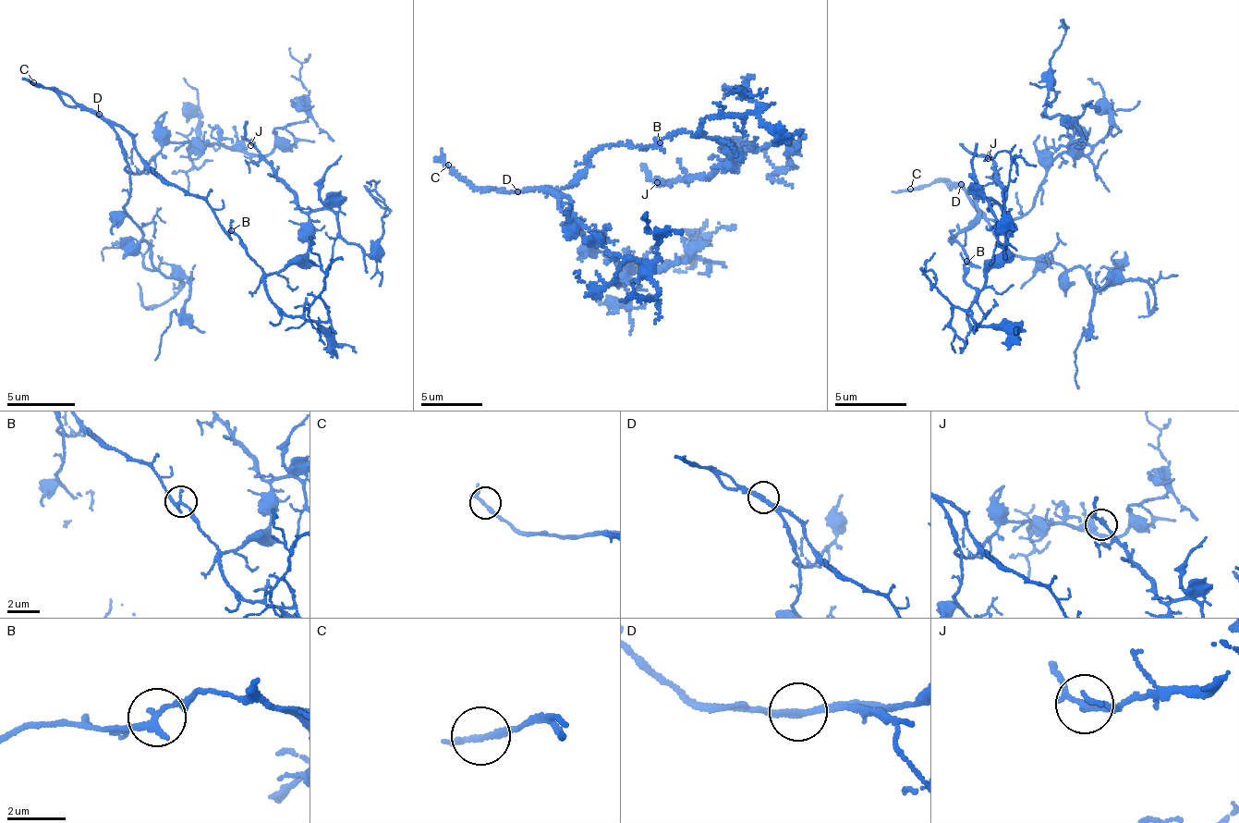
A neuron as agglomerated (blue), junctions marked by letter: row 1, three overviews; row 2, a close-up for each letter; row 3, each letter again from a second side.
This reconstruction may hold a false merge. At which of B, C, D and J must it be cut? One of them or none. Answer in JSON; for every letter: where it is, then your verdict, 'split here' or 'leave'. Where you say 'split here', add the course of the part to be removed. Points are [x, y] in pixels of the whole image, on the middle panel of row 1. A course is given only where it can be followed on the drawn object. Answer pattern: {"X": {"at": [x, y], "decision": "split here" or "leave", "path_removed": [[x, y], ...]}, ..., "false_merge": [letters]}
{"B": {"at": [660, 142], "decision": "leave"}, "C": {"at": [448, 165], "decision": "leave"}, "D": {"at": [517, 191], "decision": "leave"}, "J": {"at": [657, 182], "decision": "leave"}, "false_merge": []}

